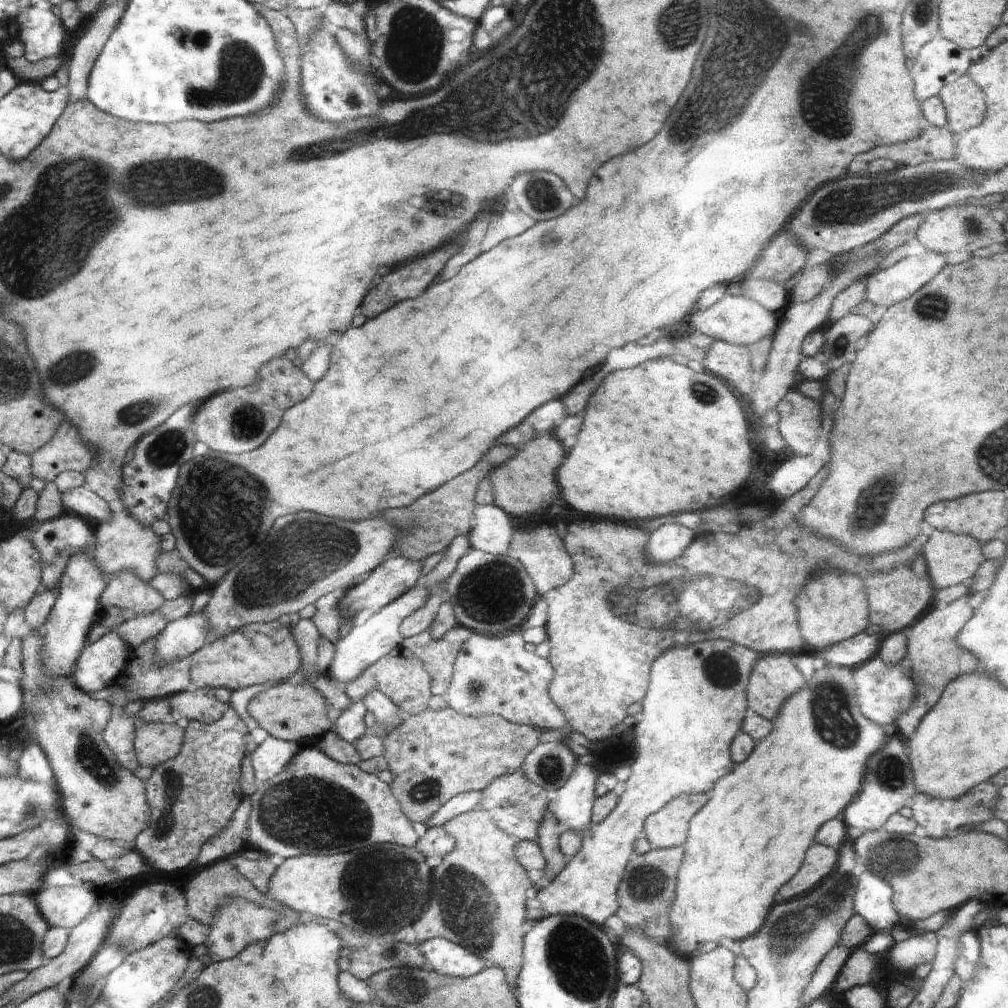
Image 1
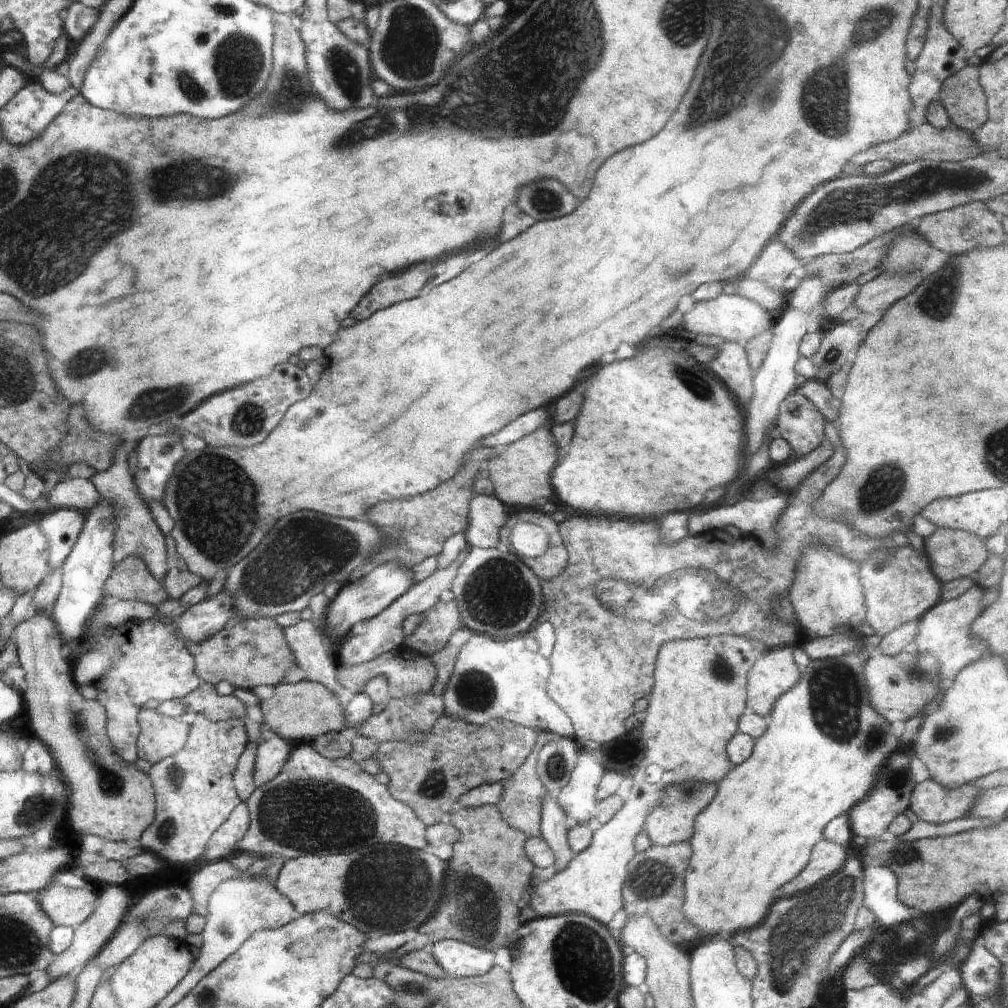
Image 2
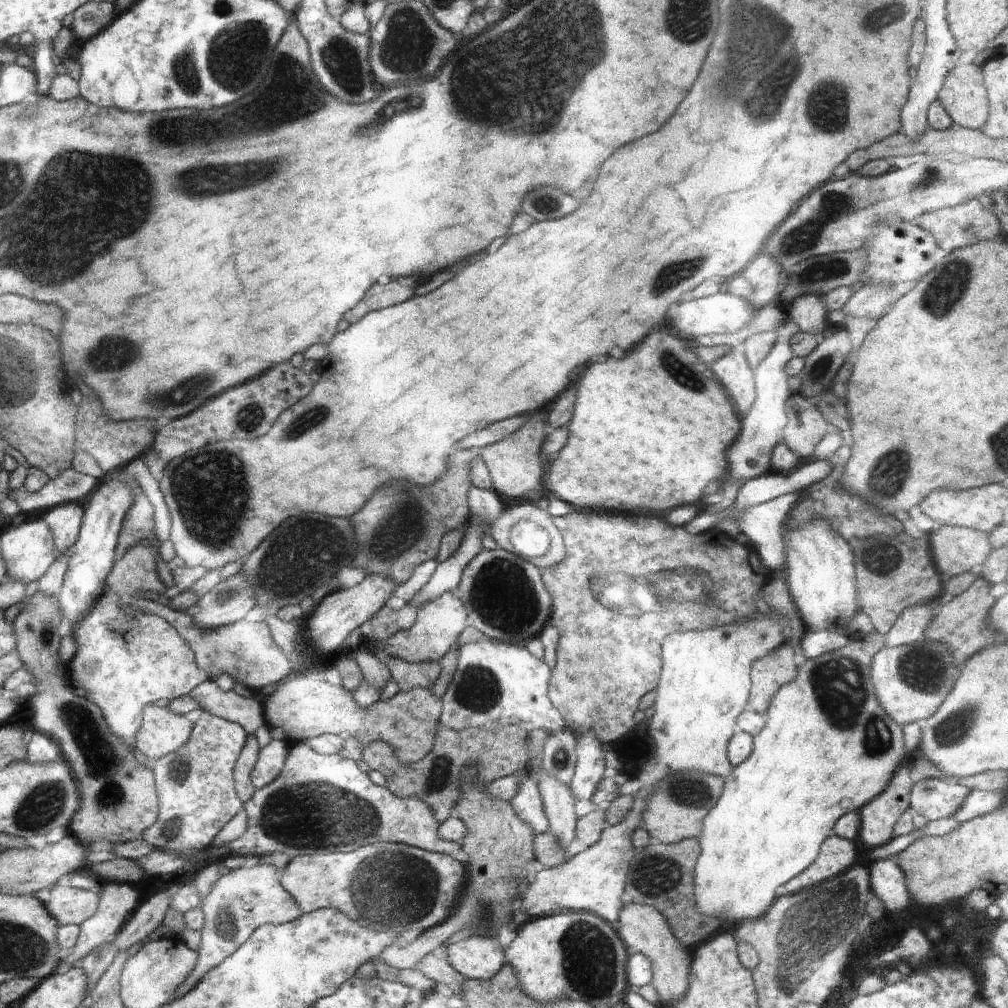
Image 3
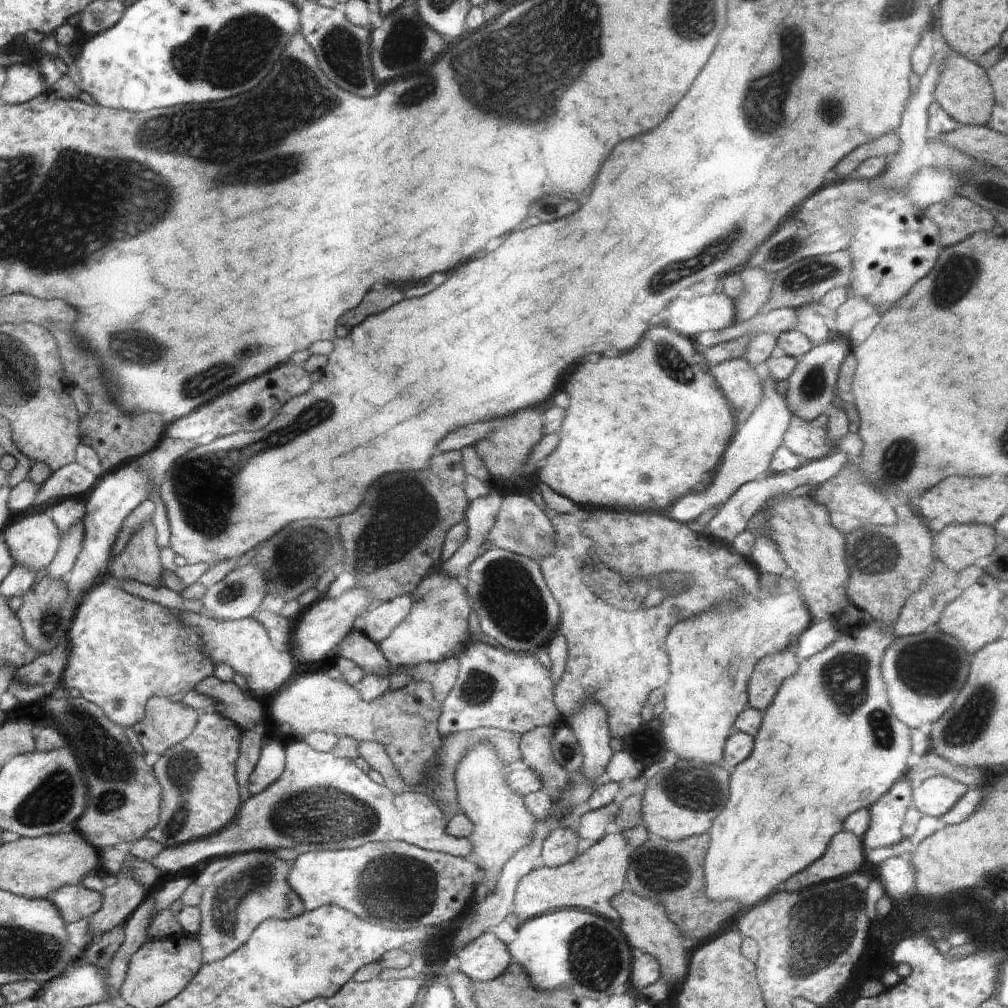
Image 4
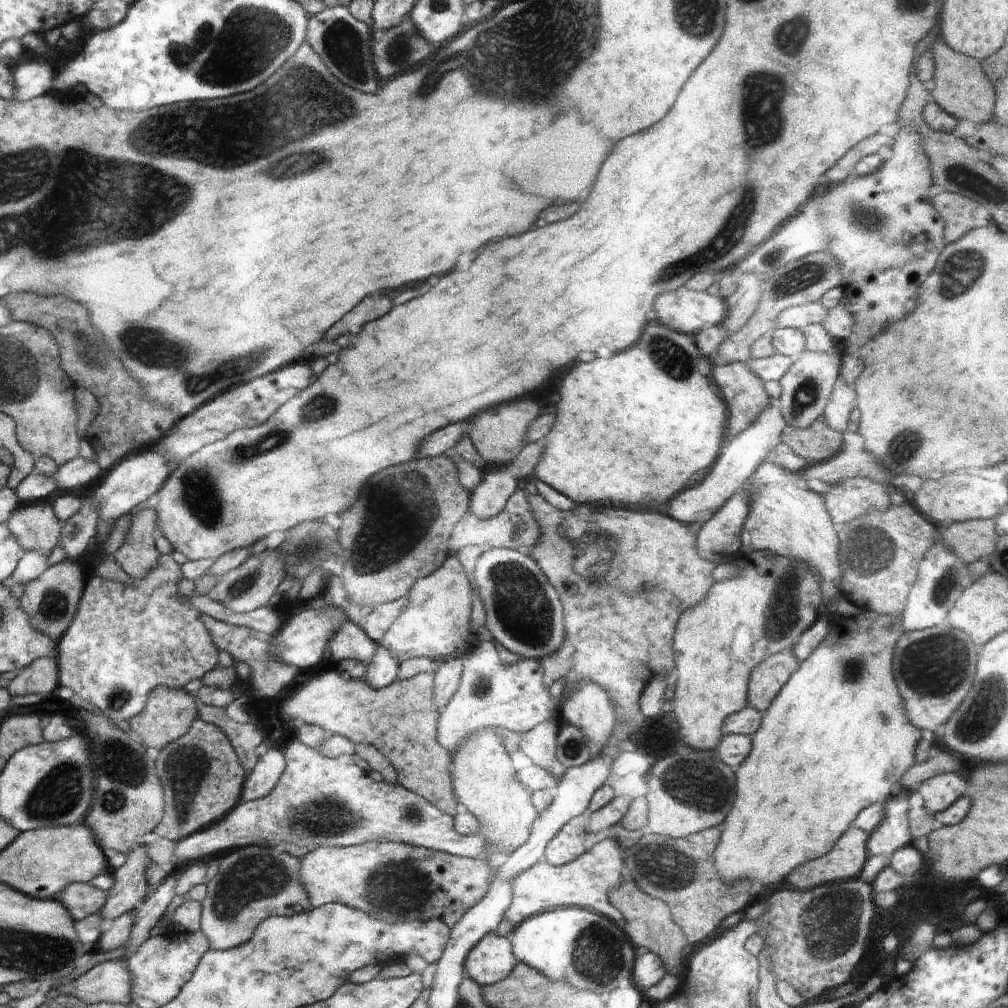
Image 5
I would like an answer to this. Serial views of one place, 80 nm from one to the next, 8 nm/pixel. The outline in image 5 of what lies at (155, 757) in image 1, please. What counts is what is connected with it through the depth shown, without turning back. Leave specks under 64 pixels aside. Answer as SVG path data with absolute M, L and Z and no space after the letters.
M162 686L158 690L154 690L154 694L150 694L146 701L146 710L142 710L142 714L138 714L138 718L130 719L130 726L146 746L154 746L160 750L168 742L178 740L190 730L194 718L199 715L194 697L194 694L184 692L184 690L178 690L178 688L174 690L174 688Z

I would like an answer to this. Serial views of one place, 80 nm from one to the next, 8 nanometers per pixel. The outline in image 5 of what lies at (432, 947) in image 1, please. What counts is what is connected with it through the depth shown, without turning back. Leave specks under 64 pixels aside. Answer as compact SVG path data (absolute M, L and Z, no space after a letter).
M486 934L476 948L468 954L465 962L466 975L474 982L494 984L510 974L516 960L512 954L512 946L506 938L496 934Z

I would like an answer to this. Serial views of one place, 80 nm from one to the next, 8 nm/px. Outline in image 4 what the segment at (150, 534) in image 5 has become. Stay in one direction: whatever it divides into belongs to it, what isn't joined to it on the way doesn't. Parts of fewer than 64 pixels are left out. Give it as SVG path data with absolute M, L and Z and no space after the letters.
M150 518L150 522L146 522L146 526L142 526L140 532L133 534L124 552L114 553L112 561L109 562L108 574L153 587L162 587L161 574L164 568L160 562L159 550L156 530Z

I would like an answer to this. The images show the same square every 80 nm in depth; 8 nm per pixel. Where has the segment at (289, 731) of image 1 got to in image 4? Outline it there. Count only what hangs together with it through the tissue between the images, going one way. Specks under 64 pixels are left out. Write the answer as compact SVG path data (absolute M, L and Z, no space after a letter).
M310 674L298 678L294 684L282 688L272 700L272 714L280 724L288 724L296 736L306 736L314 730L332 732L338 738L350 736L354 740L370 740L384 746L386 754L400 773L406 788L424 786L428 778L422 778L430 770L434 754L438 754L441 734L439 716L441 704L436 702L430 682L412 682L400 690L388 690L382 696L366 702L360 692L326 674Z

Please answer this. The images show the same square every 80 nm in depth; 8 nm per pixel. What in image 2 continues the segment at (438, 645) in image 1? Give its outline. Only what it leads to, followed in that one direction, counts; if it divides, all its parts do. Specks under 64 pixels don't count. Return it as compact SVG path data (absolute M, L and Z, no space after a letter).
M460 630L460 632L454 632L454 636L450 636L450 642L444 646L442 652L438 654L432 654L428 656L432 664L436 664L436 670L438 670L438 678L434 682L431 693L442 697L444 695L444 688L447 688L452 676L452 668L454 668L454 662L456 662L458 652L460 648L464 646L464 642L470 638L470 632L468 630Z

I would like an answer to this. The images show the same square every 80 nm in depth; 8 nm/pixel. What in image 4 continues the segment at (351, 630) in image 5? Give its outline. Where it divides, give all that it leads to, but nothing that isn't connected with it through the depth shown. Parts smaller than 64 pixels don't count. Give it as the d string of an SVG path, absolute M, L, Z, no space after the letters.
M360 632L348 634L342 640L342 646L338 646L338 654L350 656L352 662L356 662L366 672L384 672L388 666L382 652L378 650L378 646Z

